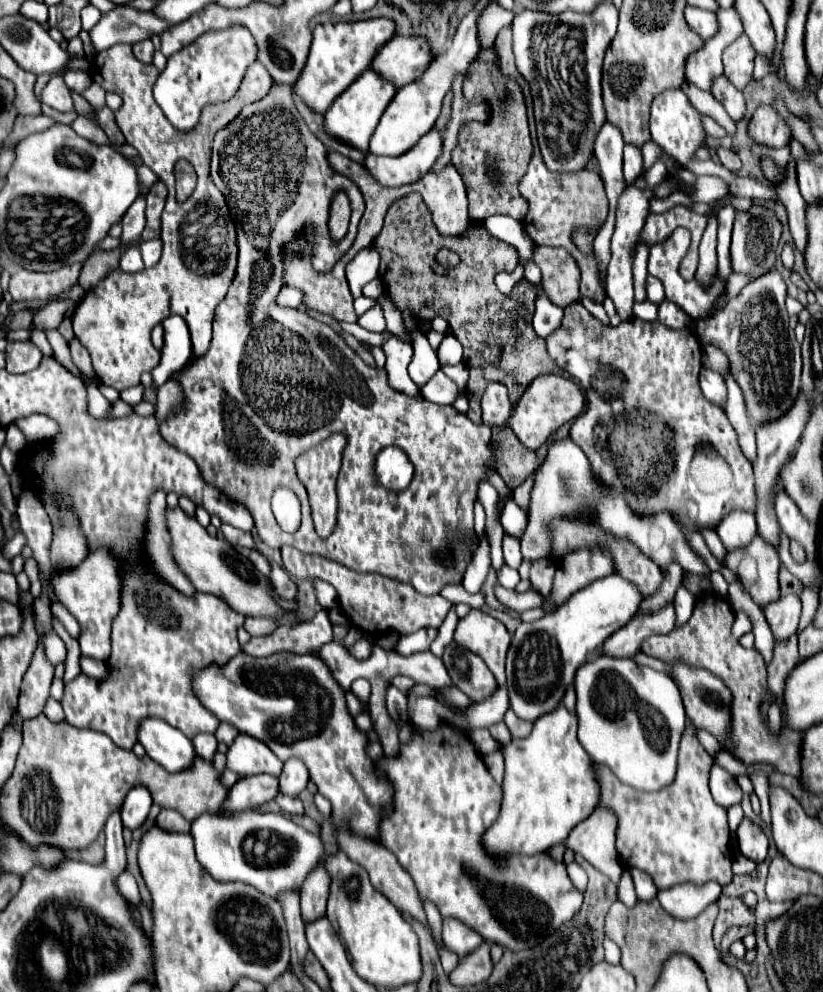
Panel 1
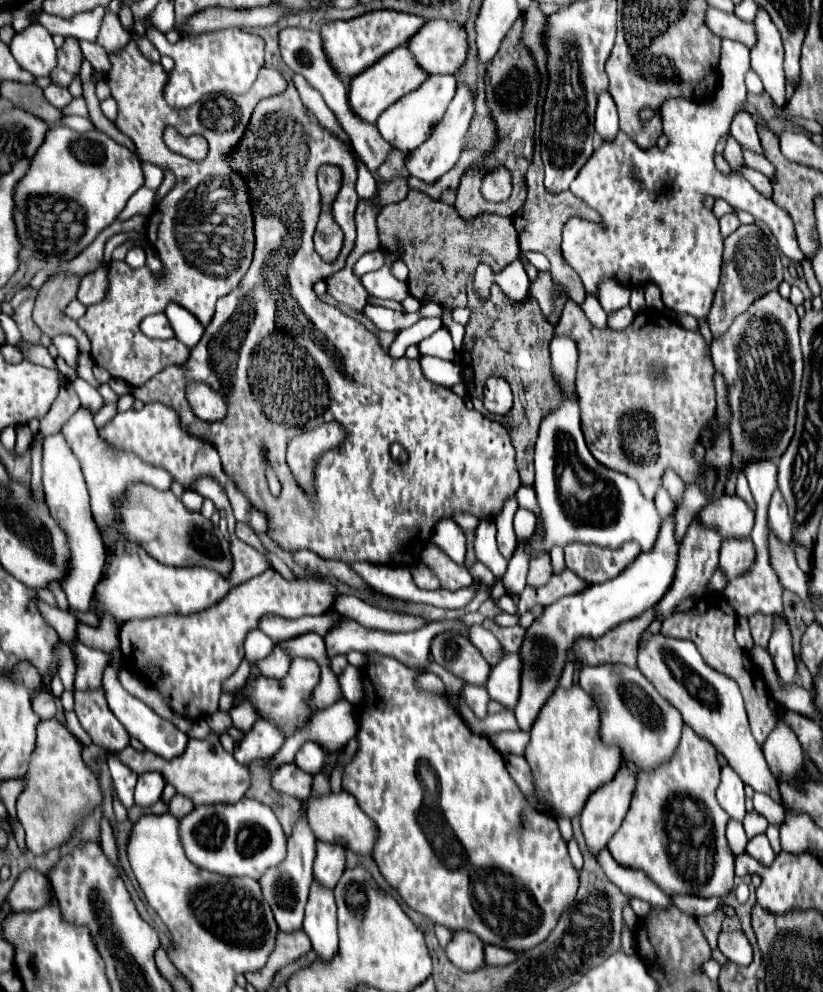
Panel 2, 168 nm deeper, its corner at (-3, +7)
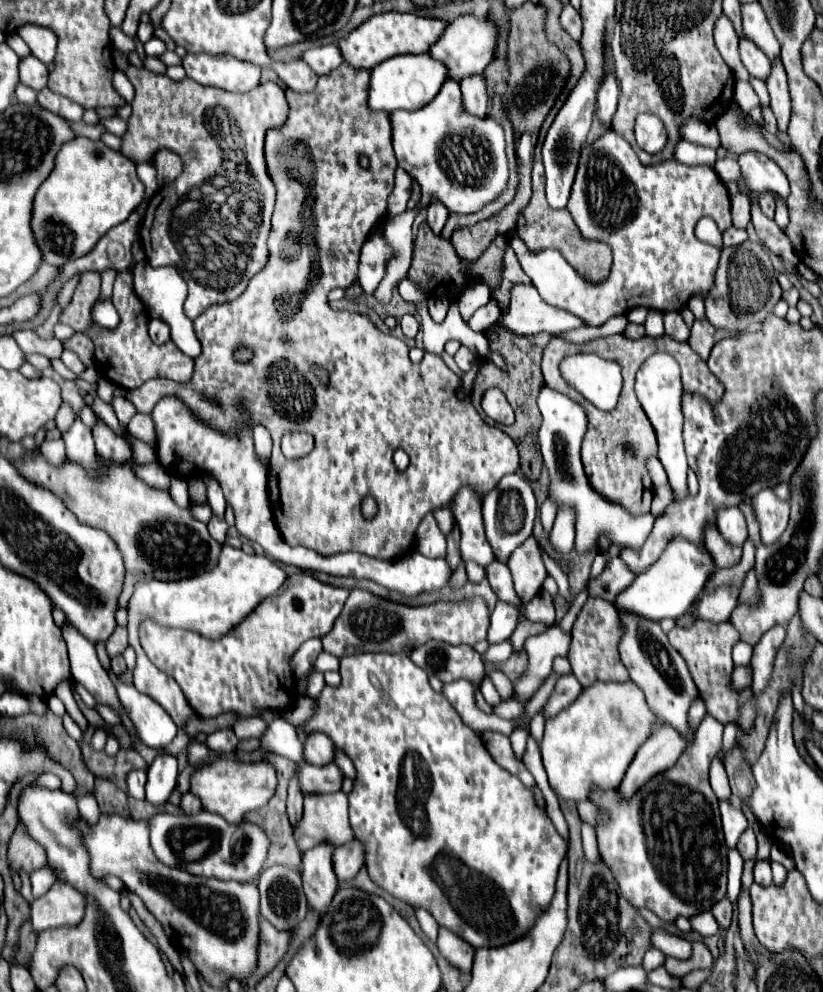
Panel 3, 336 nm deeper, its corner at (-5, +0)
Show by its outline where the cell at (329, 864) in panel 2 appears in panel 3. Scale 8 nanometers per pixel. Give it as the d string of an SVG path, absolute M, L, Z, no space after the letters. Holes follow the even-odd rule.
M354 839L352 843L336 847L334 871L338 875L338 881L354 879L362 867L364 867L364 847L358 839Z

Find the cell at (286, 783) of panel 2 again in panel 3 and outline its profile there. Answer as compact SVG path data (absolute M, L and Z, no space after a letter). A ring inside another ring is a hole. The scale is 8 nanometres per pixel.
M334 761L324 767L302 763L300 769L302 769L300 773L302 793L336 793L342 787L344 775Z

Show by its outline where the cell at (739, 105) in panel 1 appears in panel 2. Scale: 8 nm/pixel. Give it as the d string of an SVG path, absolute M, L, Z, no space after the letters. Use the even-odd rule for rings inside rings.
M738 110L738 112L734 114L730 132L732 132L732 136L738 140L740 146L746 146L746 148L750 148L750 150L762 152L762 146L760 146L760 140L758 140L758 130L754 128L754 120L750 118L750 112Z

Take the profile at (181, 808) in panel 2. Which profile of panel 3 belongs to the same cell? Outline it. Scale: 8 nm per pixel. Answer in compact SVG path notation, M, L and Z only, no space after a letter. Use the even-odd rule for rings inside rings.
M190 791L182 795L182 803L180 803L180 807L182 807L184 813L188 813L188 815L194 815L194 813L200 813L200 811L202 811L202 803L200 803L200 799L198 799L196 795L192 795Z

